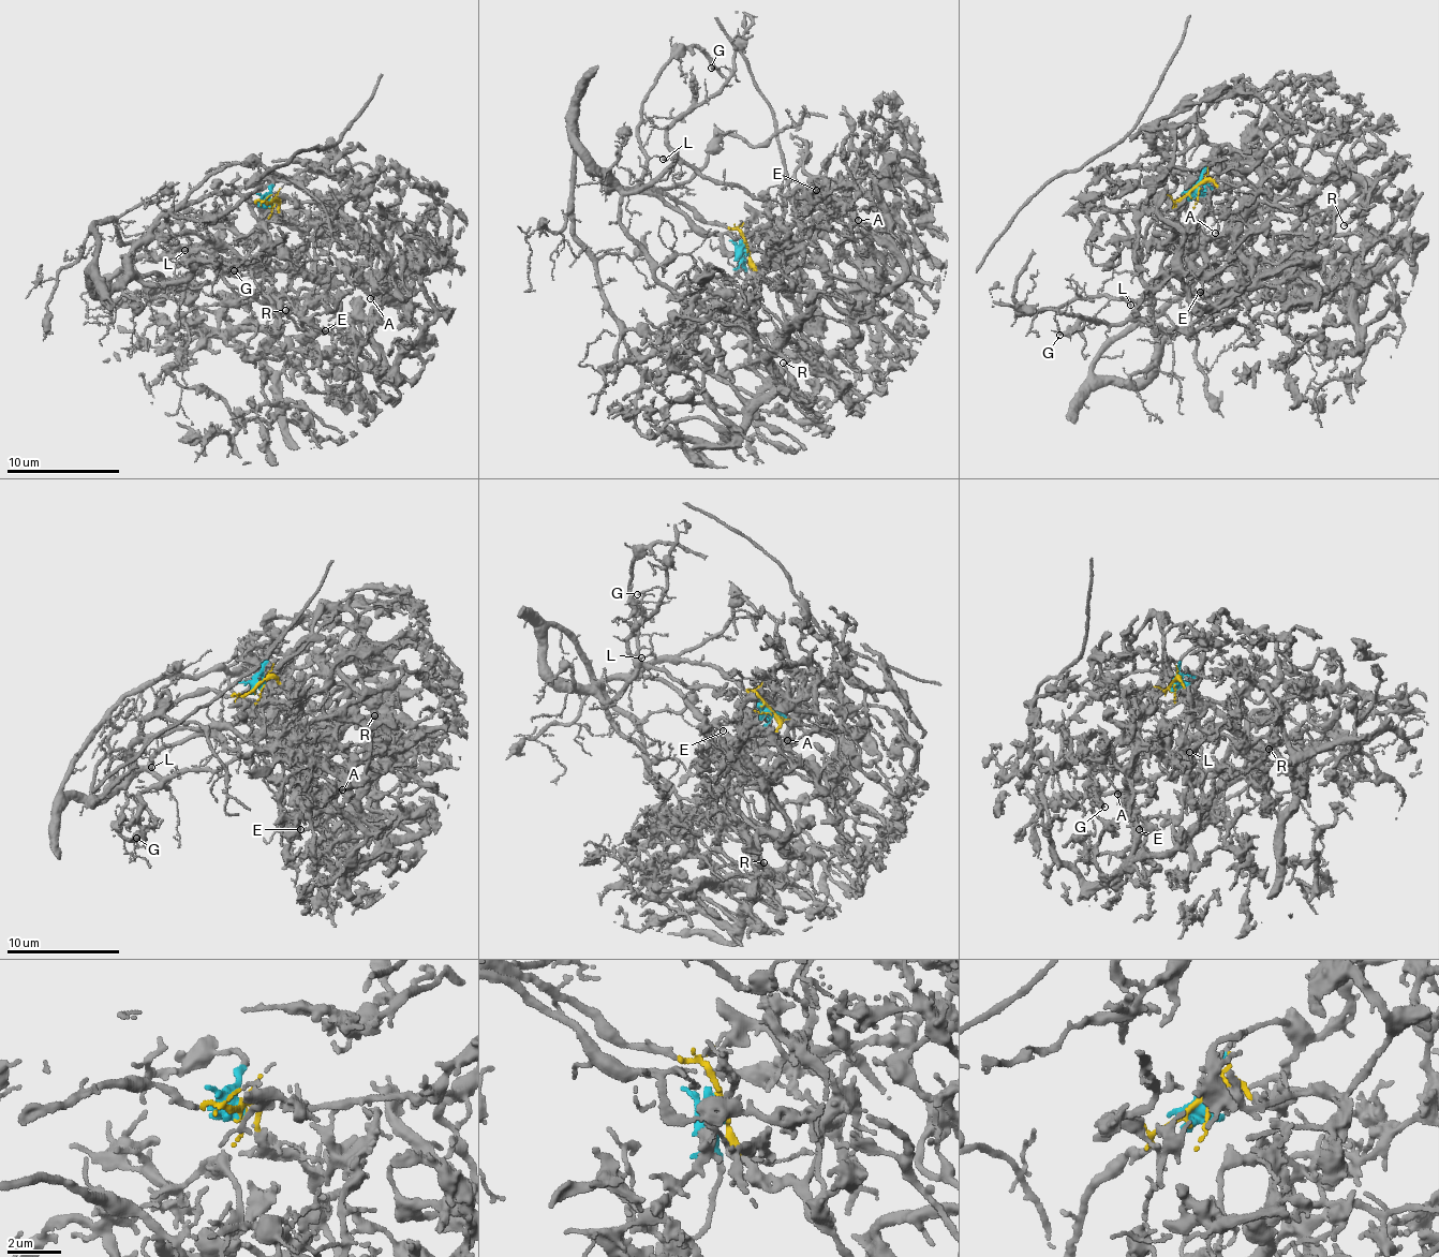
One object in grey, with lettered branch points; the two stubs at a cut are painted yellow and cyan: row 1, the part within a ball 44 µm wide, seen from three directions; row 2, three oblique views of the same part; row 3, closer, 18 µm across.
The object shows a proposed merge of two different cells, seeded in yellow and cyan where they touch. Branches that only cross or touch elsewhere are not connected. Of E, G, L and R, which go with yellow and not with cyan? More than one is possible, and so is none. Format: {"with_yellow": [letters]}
{"with_yellow": ["G", "L"]}

